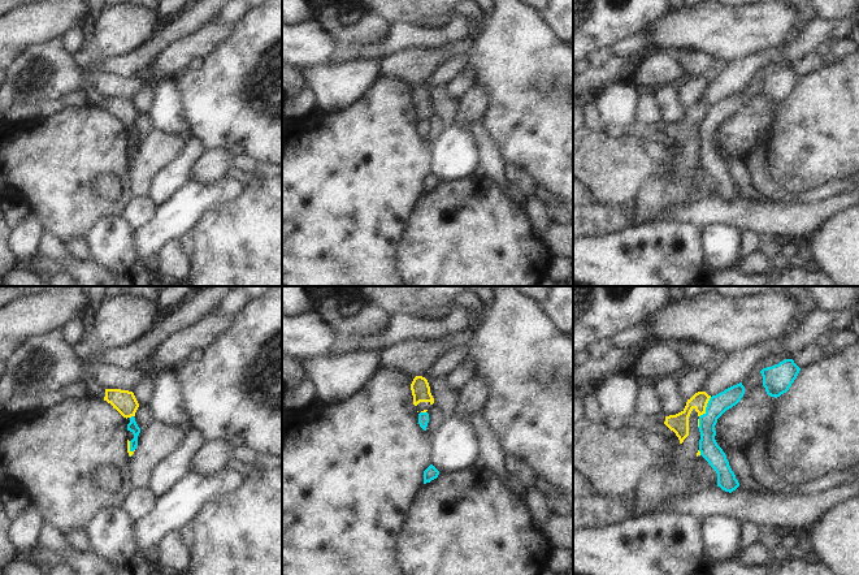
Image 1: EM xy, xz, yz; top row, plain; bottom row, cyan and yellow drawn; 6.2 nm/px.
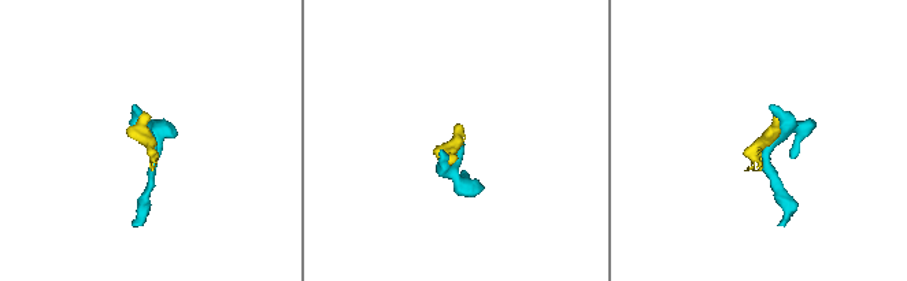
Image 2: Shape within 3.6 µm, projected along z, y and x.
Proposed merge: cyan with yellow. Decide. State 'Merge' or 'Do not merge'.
Do not merge

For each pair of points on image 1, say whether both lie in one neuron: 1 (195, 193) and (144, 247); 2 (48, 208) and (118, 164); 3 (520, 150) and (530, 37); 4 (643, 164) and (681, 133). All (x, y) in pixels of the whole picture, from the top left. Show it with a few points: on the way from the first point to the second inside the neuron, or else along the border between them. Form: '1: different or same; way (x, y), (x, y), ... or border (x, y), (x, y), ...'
1: same; way (183, 206), (155, 234)
2: same; way (65, 191), (92, 164), (102, 164)
3: same; way (524, 121), (524, 95), (520, 91), (523, 65)
4: same; way (658, 160), (676, 160), (684, 152), (684, 147)

